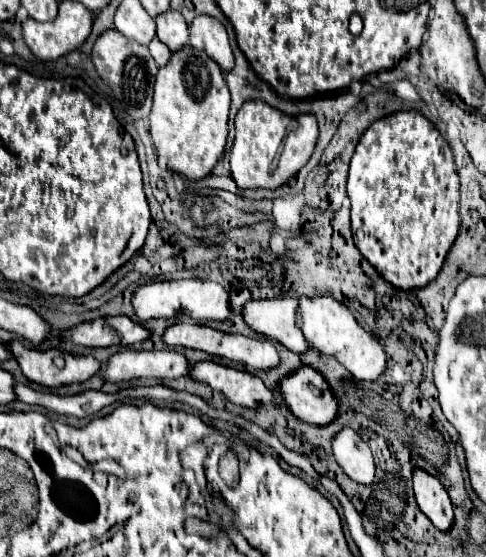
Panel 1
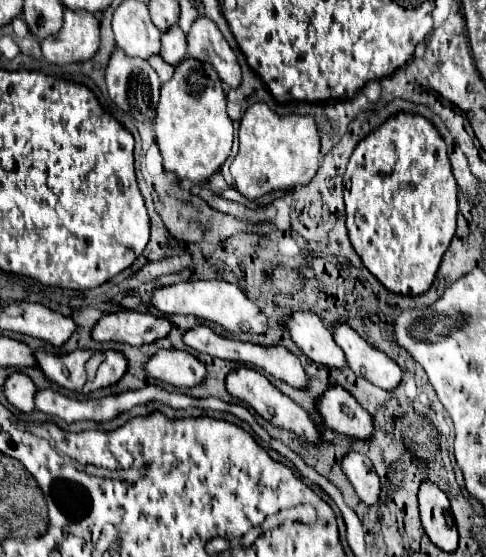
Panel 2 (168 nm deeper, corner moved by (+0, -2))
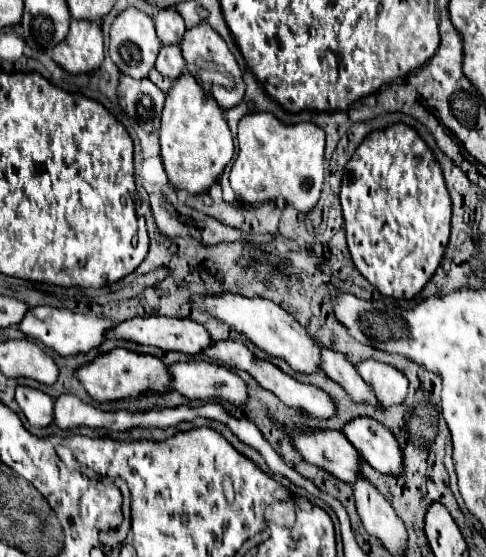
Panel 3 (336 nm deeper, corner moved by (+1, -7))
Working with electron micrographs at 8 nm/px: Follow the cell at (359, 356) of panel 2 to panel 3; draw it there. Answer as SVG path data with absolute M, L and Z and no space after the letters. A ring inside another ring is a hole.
M376 359L360 361L356 371L366 381L366 385L374 391L376 399L384 403L384 407L404 403L408 391L408 379L404 377L402 371Z

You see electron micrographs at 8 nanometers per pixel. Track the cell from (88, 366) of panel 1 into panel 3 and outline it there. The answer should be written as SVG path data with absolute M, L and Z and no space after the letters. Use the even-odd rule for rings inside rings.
M112 349L108 353L100 353L92 363L78 367L74 371L74 377L82 383L82 387L94 401L116 401L136 397L138 393L164 393L166 389L170 389L168 367L158 357L134 353L128 349Z

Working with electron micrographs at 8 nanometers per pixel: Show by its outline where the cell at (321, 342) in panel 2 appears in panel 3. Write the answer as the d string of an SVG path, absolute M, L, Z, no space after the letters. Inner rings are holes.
M318 343L318 347L320 347L320 369L330 379L340 383L354 401L366 401L366 403L380 405L380 403L376 403L374 393L368 389L368 385L356 373L356 367L342 353L338 353L334 349L328 349L320 343Z

